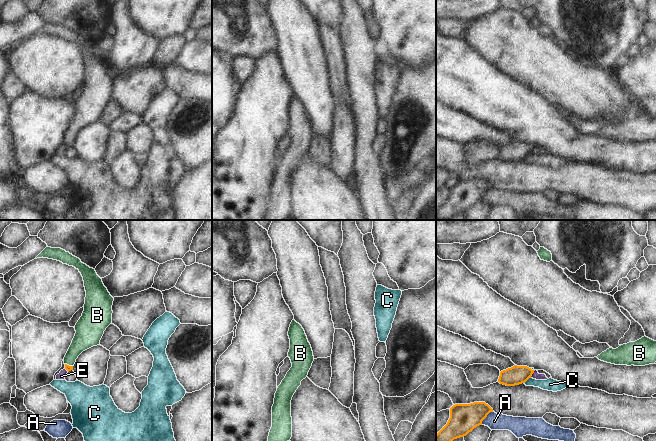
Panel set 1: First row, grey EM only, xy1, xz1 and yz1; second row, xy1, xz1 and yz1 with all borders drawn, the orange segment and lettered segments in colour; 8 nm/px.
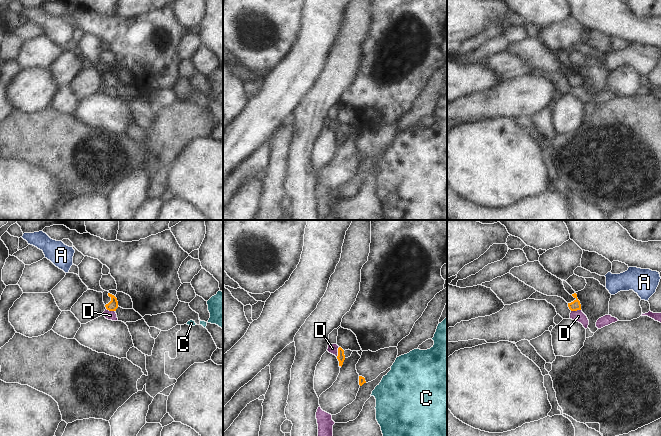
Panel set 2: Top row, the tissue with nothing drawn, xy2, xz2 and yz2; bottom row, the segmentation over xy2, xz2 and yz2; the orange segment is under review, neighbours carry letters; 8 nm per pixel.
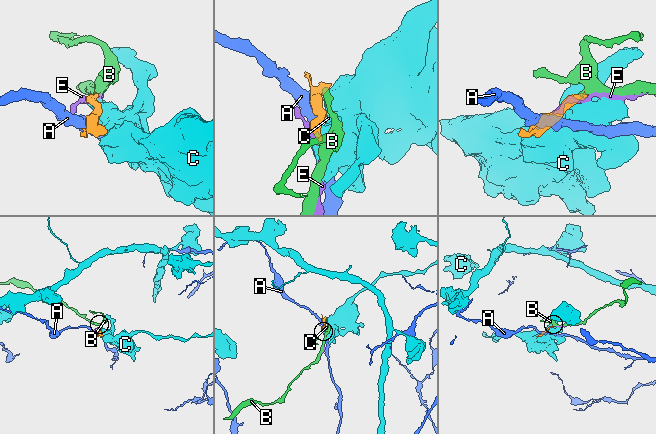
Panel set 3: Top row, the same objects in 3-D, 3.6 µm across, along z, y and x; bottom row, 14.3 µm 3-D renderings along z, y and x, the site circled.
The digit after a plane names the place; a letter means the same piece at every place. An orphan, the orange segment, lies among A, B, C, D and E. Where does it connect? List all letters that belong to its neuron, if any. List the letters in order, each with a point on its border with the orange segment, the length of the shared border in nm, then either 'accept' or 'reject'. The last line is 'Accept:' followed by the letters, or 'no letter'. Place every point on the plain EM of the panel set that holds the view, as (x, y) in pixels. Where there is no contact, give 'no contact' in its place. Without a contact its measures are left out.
A: yz1 (486, 192) | 150 nm | reject
B: xy1 (68, 141) | 70 nm | accept
C: yz1 (527, 155) | 80 nm | reject
D: xz2 (338, 128) | 80 nm | reject
E: yz1 (532, 149) | 80 nm | reject
Accept: B

